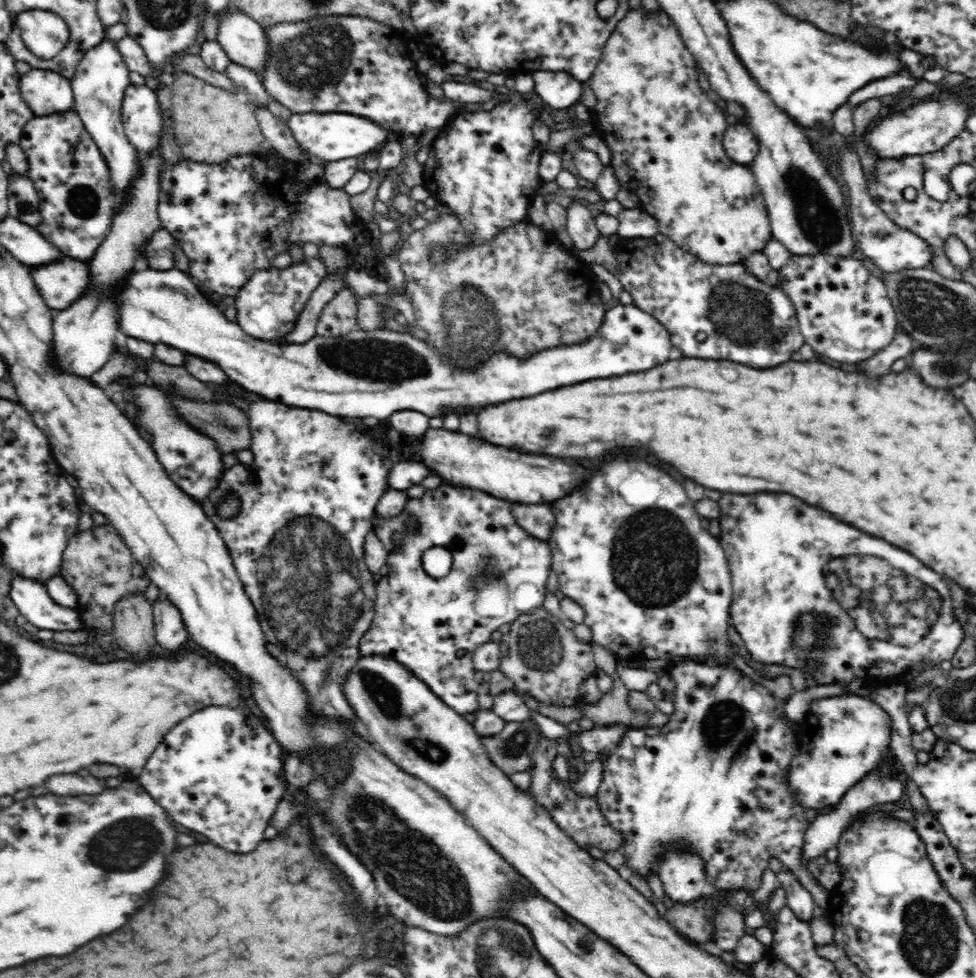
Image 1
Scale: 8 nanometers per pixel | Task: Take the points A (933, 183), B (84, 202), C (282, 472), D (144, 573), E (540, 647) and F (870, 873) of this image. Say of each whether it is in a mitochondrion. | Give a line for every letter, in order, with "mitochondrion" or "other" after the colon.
A: other
B: mitochondrion
C: other
D: other
E: mitochondrion
F: other

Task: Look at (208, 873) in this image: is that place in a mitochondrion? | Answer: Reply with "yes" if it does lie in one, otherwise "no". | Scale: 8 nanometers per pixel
no

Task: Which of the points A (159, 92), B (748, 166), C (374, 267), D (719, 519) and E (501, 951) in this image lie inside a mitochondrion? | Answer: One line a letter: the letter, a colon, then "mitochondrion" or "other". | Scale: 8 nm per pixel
A: other
B: other
C: other
D: other
E: mitochondrion

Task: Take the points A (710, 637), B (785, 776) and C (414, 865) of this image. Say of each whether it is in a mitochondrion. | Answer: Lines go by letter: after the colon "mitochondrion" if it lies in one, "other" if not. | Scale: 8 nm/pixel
A: mitochondrion
B: other
C: mitochondrion

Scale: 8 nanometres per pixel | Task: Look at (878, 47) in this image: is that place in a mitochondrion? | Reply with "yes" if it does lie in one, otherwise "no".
no

